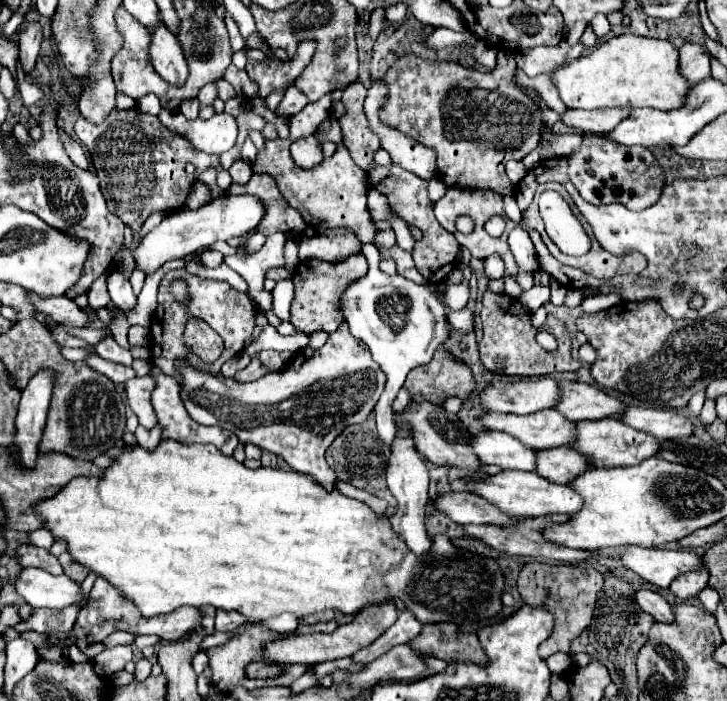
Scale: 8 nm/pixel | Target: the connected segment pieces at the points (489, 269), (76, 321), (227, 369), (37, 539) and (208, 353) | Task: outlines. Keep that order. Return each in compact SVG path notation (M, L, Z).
M488 257L485 260L484 271L488 279L500 279L504 275L504 263L500 257Z
M30 295L32 305L36 311L42 311L50 319L54 319L60 325L70 325L70 327L88 327L90 315L80 309L72 299L66 297L54 297L54 299L38 299L38 295Z
M244 351L224 363L221 367L221 374L226 378L232 378L236 372L244 369L250 361L251 357Z
M42 527L42 529L38 529L38 531L28 533L28 537L30 537L32 545L42 547L42 549L50 549L50 547L52 547L52 543L54 543L54 535L52 535L52 531L50 531L50 529L46 529L46 527Z
M194 319L184 330L183 337L191 352L206 363L216 361L223 351L224 345L221 337L202 321Z

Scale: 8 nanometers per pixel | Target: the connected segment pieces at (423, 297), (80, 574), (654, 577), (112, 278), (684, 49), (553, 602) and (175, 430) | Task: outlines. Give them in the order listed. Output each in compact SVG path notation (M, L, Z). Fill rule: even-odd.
M364 245L364 255L368 259L370 271L360 281L354 281L346 287L346 291L340 297L340 313L344 321L350 327L350 333L362 341L374 361L382 367L386 375L386 389L376 403L374 415L378 425L378 435L390 445L394 437L394 423L392 423L392 399L398 393L398 389L404 385L406 375L418 367L426 365L436 347L448 339L448 323L446 323L446 307L438 299L438 291L444 291L446 283L430 283L426 287L410 283L408 279L400 275L386 275L378 269L381 257L374 245Z
M62 553L58 559L60 559L62 567L64 567L64 573L66 573L70 579L74 579L76 583L82 583L82 581L86 579L88 569L86 569L84 565L80 565L78 561L74 561L74 559L70 557L70 553L68 553L68 555L66 555L66 553Z
M622 547L620 559L624 567L638 573L642 579L656 587L668 589L670 583L684 573L698 571L704 567L702 555L694 551L668 551L668 549L644 549L644 547Z
M114 269L114 271L108 273L106 287L108 287L108 293L110 293L110 299L112 299L112 305L114 307L122 309L124 313L136 307L136 295L132 293L130 281L118 269Z
M684 43L680 47L680 71L690 85L710 77L710 57L702 45Z
M528 563L520 571L518 577L518 591L522 599L528 605L542 605L546 607L554 619L556 627L550 639L546 639L540 645L540 657L548 659L552 653L558 651L570 651L570 641L578 637L592 619L596 595L602 589L604 575L592 567L580 567L580 565L548 565L548 563ZM548 591L548 593L546 593Z
M156 365L150 367L148 375L156 381L156 387L152 391L152 405L158 415L158 425L162 427L162 439L174 439L174 441L182 441L182 443L212 443L224 455L232 455L232 451L238 445L238 437L234 433L220 429L220 427L206 427L206 425L198 425L198 423L190 423L190 415L186 415L186 409L182 407L182 399L178 395L178 381L170 375L164 375L162 369Z

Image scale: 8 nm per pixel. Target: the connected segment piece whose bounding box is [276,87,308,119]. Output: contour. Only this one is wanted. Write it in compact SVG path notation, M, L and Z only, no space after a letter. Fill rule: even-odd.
M290 87L290 89L286 91L286 95L284 95L284 99L282 99L282 103L278 105L276 111L278 111L284 119L288 119L288 117L292 117L294 113L298 113L306 103L308 103L306 95L304 95L298 87Z

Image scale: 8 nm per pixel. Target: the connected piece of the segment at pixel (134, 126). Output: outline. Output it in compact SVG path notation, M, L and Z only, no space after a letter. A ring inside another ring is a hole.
M116 109L102 125L92 125L80 117L74 129L78 141L92 157L108 211L132 231L138 231L152 213L180 211L186 203L192 183L196 183L202 171L224 171L218 155L198 155L198 151L194 151L186 139L178 139L178 135L170 133L158 117L140 113L138 109ZM186 163L196 165L192 175L182 173Z

